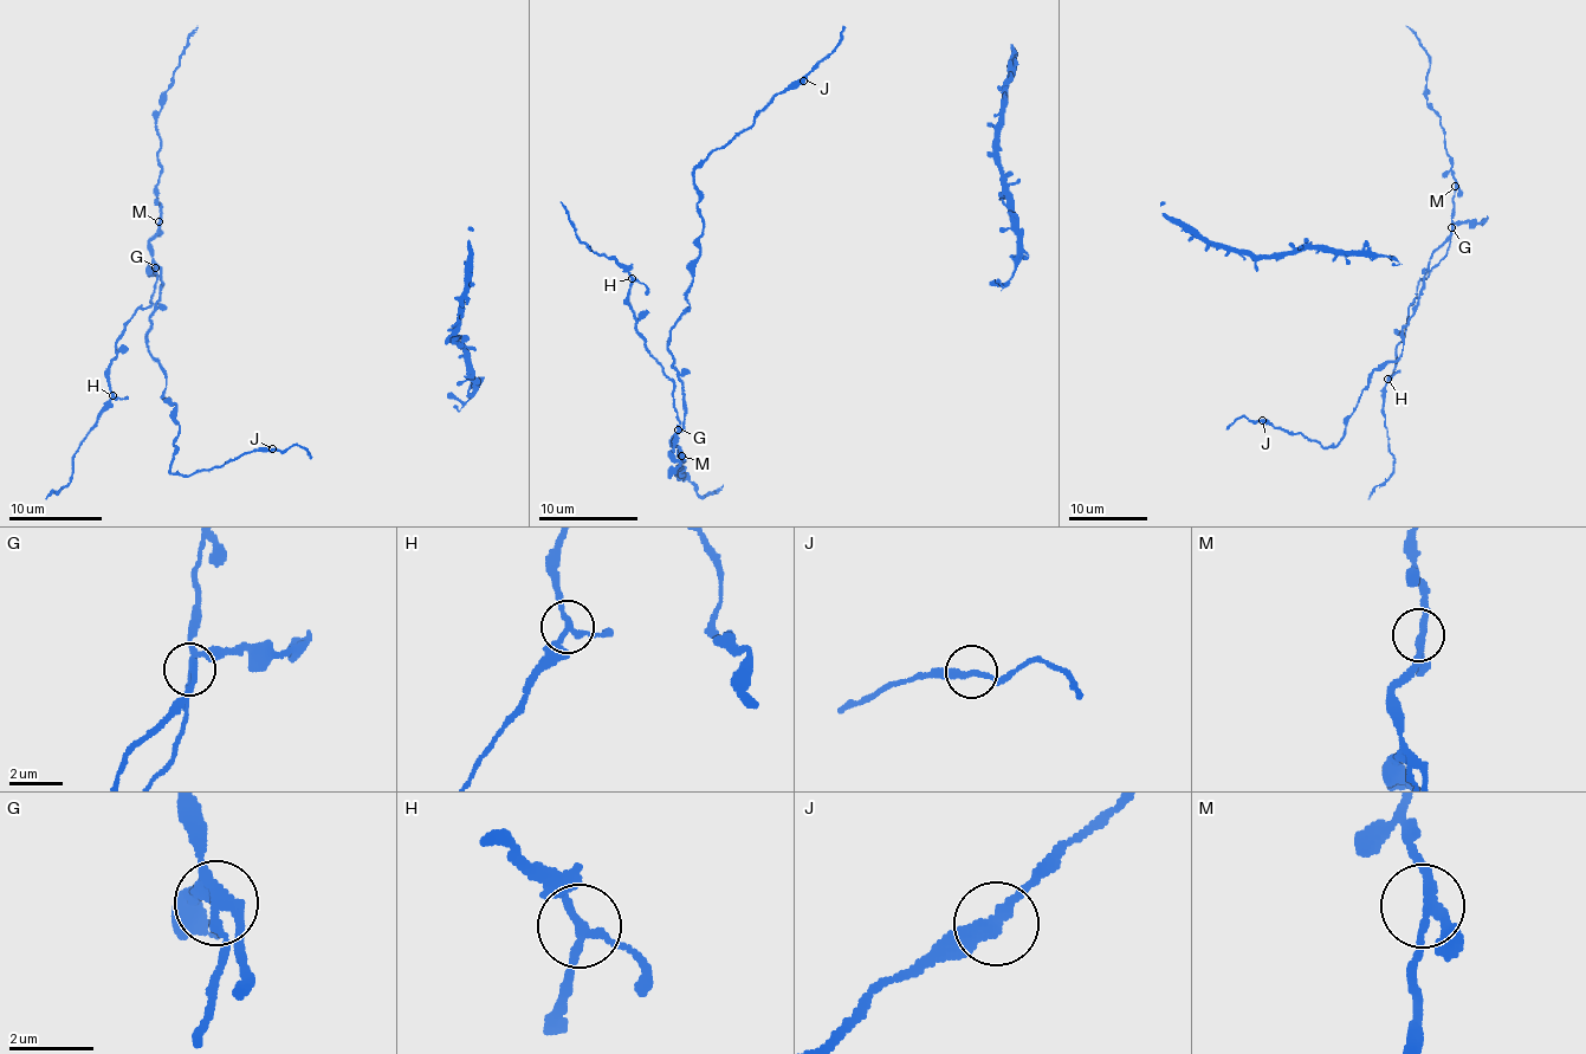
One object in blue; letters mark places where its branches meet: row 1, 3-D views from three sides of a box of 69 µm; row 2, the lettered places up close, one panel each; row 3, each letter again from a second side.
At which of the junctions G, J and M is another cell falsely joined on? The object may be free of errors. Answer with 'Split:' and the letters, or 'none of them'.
Split: G

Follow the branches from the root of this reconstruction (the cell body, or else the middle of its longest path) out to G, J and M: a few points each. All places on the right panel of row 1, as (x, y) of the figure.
G: (1348, 421), (1367, 376), (1402, 353), (1402, 328), (1417, 304), (1425, 272), (1447, 253), (1451, 227)
J: (1348, 421), (1340, 444), (1325, 447), (1320, 443), (1263, 419)
M: (1348, 421), (1367, 376), (1399, 356), (1403, 348), (1402, 328), (1417, 304), (1425, 272), (1447, 253), (1455, 186)

